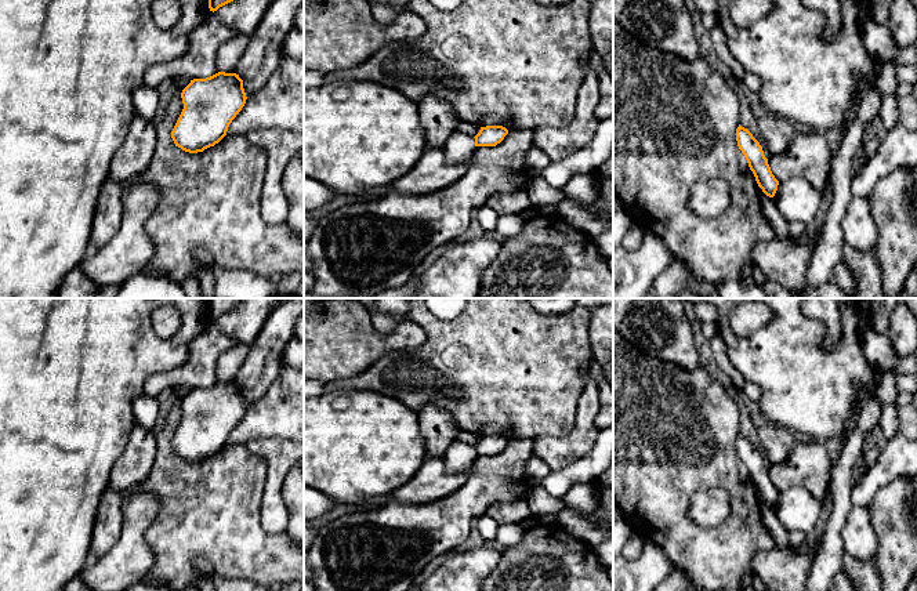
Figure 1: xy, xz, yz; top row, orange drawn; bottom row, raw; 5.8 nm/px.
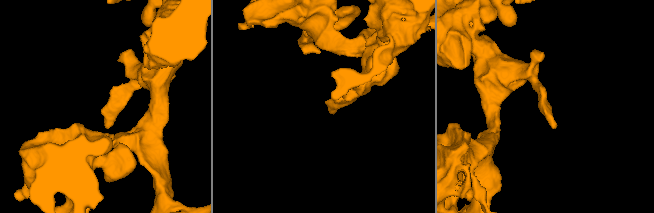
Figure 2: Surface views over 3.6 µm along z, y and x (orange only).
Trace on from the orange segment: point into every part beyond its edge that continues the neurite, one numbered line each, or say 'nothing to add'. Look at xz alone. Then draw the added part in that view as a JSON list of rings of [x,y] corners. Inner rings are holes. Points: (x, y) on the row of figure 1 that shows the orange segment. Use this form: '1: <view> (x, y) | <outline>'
nothing to add

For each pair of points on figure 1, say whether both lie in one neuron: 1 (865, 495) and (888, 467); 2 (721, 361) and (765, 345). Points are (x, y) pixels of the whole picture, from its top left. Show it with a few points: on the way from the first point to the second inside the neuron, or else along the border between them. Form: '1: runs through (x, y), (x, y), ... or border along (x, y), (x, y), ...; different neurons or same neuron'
1: runs through (867, 488), (881, 474); same neuron
2: border along (718, 333), (725, 344), (729, 362), (746, 380); different neurons

